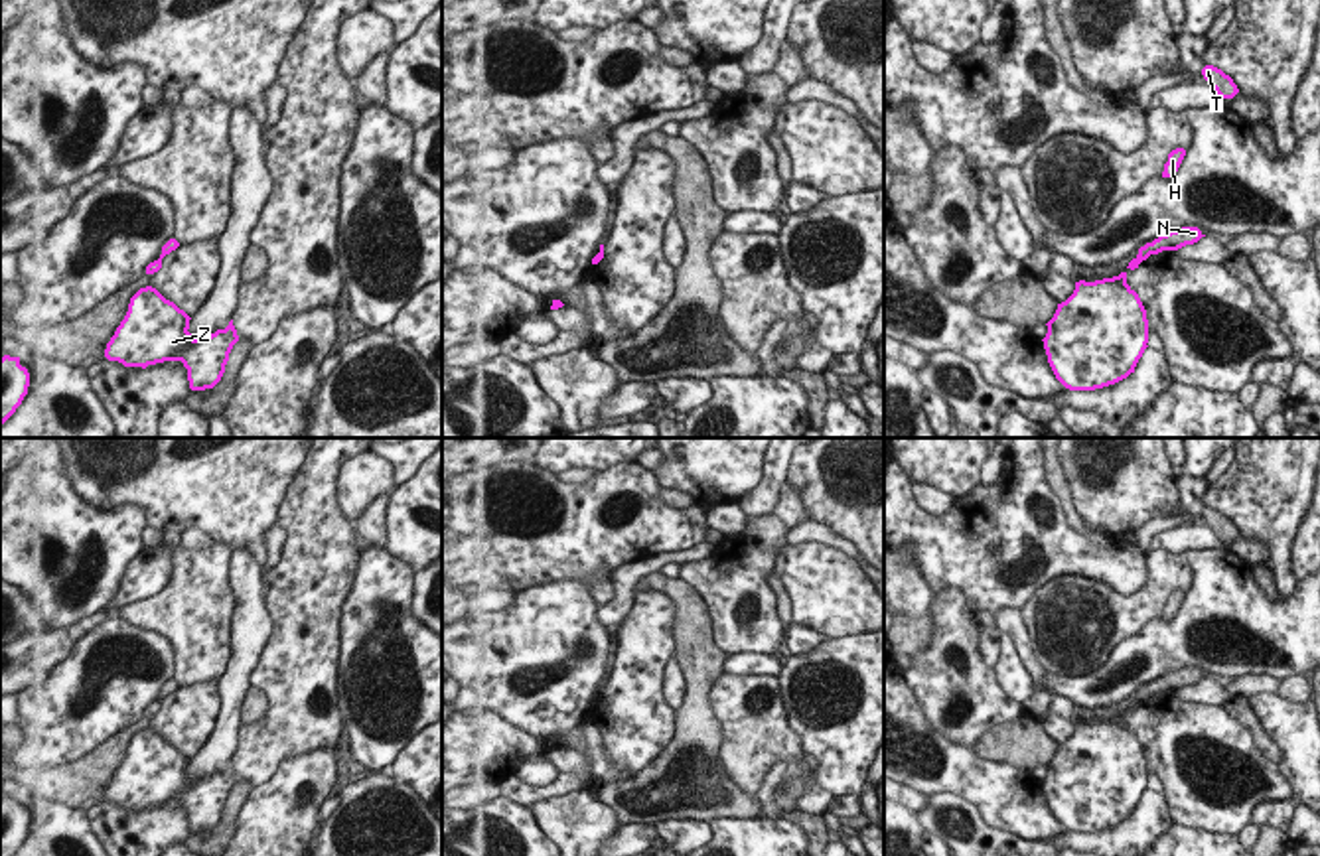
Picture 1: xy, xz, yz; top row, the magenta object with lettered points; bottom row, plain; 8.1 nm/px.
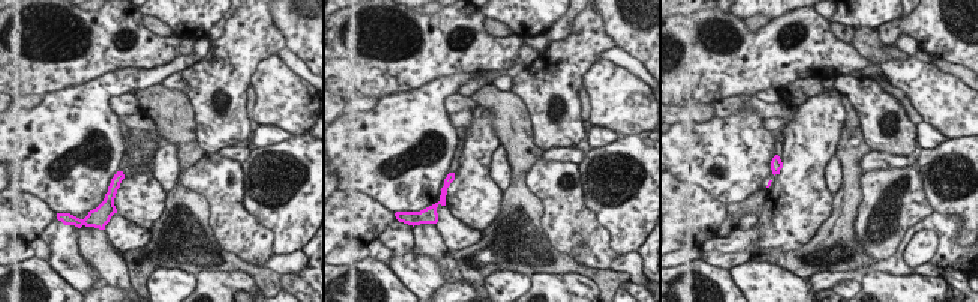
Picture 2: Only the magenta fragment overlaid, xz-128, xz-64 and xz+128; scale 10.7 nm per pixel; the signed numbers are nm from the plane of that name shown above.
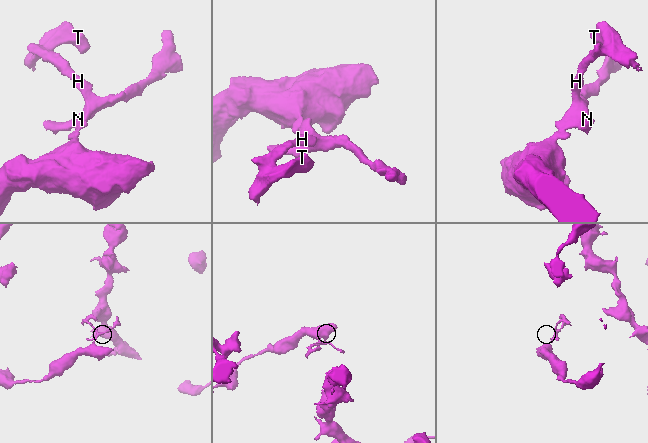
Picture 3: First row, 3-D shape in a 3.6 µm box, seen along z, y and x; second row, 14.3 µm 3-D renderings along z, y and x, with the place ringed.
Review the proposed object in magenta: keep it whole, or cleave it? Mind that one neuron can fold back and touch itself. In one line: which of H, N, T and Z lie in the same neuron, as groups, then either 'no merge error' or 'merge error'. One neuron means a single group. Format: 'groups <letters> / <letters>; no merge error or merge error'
groups H N T / Z; merge error

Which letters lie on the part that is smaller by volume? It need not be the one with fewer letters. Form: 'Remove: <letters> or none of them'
Remove: H, N, T

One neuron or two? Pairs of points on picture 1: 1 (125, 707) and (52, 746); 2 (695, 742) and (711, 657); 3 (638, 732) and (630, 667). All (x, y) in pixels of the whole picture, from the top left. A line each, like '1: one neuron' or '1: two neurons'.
1: one neuron
2: one neuron
3: one neuron

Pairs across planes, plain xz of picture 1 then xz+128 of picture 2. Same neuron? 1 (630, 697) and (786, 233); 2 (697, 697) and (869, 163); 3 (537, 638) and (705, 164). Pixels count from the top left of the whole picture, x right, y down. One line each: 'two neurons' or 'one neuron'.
1: one neuron
2: two neurons
3: one neuron

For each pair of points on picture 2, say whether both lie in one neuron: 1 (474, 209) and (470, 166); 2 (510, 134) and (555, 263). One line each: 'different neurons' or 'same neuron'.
1: same neuron
2: same neuron

